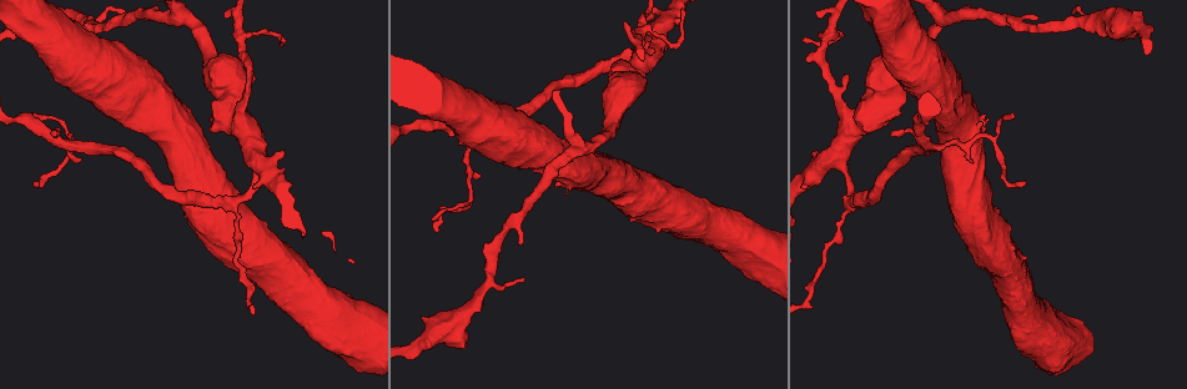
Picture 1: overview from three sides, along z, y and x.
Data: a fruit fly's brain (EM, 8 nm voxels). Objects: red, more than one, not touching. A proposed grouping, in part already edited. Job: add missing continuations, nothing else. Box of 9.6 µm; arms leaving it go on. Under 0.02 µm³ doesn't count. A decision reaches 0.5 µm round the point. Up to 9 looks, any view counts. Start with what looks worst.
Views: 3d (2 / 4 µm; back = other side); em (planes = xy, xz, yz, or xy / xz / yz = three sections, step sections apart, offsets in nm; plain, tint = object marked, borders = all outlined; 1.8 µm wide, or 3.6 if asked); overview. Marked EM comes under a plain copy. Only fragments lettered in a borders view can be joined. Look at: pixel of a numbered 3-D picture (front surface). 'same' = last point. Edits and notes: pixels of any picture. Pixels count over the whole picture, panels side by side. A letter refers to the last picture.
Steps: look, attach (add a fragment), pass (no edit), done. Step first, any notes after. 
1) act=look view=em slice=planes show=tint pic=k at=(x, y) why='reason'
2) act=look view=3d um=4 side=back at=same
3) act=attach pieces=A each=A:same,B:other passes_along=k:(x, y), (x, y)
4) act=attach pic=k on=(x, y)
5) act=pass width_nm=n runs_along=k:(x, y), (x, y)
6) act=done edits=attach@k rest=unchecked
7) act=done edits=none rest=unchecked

act=look view=em slice=yz step=16 show=borders pic=1 at=(812, 154) why='thick end'

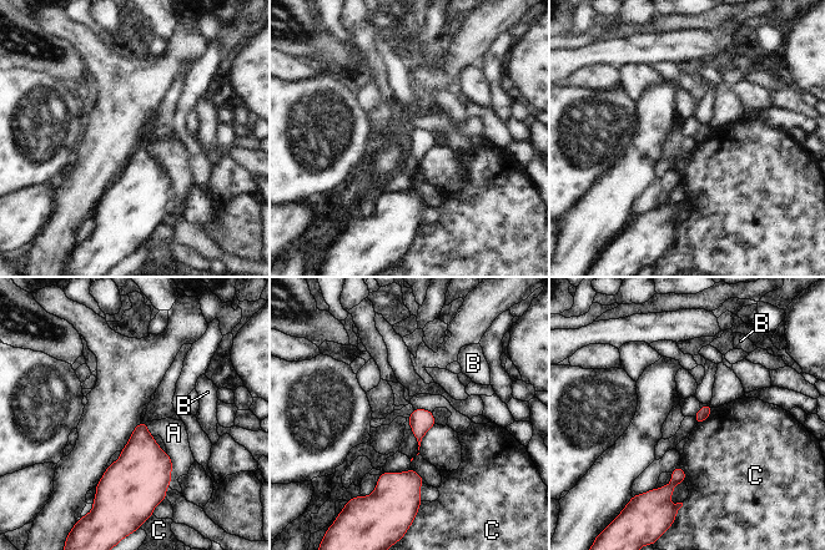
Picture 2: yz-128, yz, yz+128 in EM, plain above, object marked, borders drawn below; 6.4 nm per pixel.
act=pass each=A:other,B:other,C:other border=2:(712, 408), (710, 414), (697, 425) found='none of them fits'

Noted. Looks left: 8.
act=look view=3d um=4 pic=1 at=(57, 133) why='an open end'

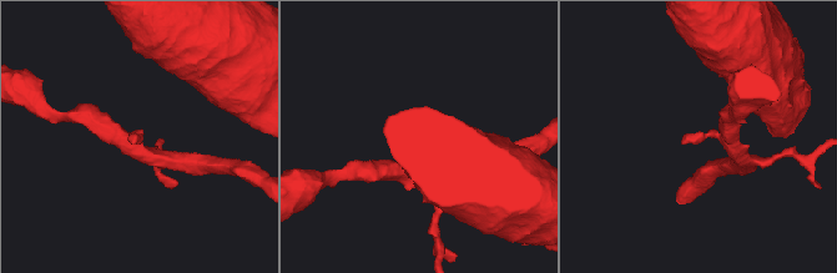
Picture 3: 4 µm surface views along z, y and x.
act=look view=em um=3.6 slice=xy step=16 show=borders pic=3 at=(685, 144) why='need the tissue'

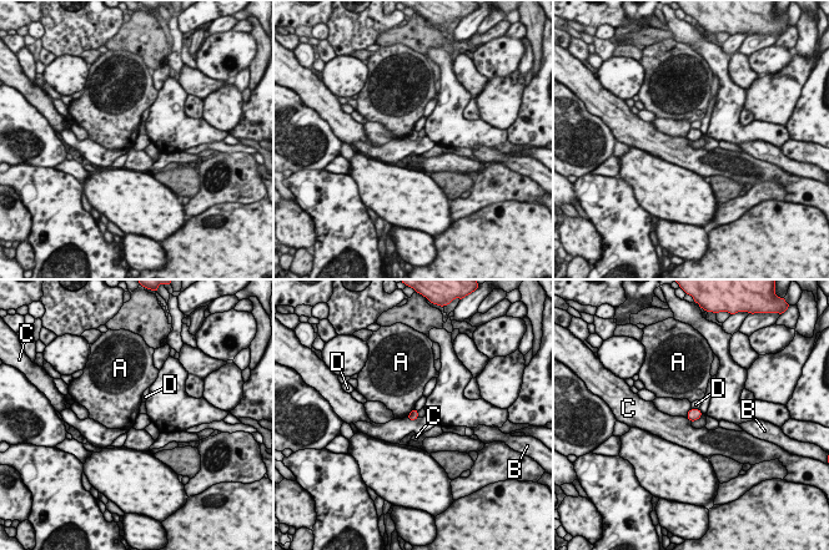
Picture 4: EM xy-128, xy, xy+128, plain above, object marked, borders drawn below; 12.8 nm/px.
act=pass width_nm=120 each=A:other,B:other,C:other,D:other border=4:(415, 409), (407, 415) found='no lettered fragment goes on from it'

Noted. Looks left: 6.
act=look view=3d um=2 pic=1 at=(970, 160) why='branch stops here'

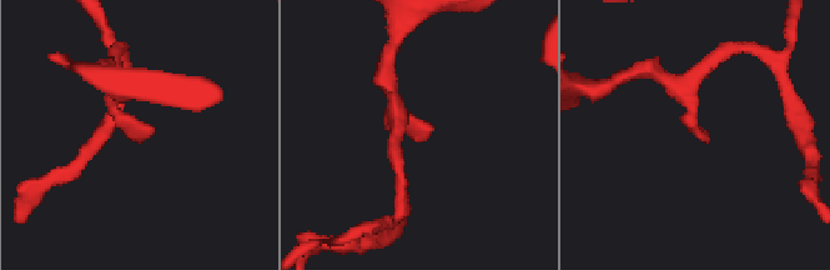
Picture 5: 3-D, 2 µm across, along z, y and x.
act=look view=em slice=planes show=borders pic=5 at=(431, 128) why='now the EM'

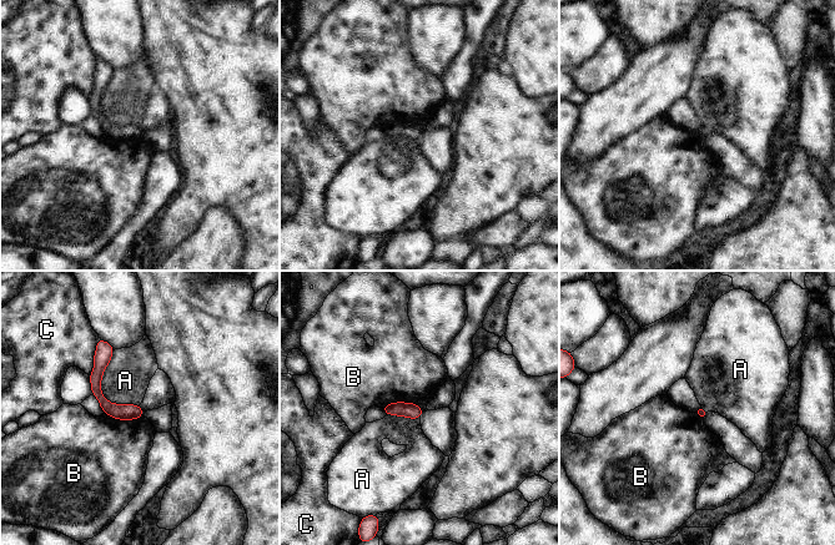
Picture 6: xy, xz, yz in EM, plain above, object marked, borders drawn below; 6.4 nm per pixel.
act=pass each=A:other,B:other,C:other border=6:(106, 413), (120, 419), (142, 417) found='none of them fits'

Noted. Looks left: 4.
act=done edits=none rest=unchecked

